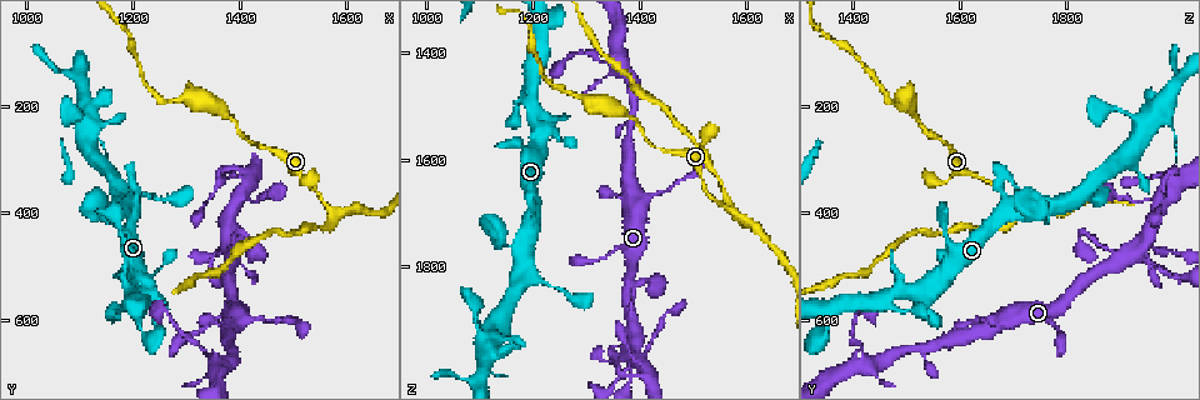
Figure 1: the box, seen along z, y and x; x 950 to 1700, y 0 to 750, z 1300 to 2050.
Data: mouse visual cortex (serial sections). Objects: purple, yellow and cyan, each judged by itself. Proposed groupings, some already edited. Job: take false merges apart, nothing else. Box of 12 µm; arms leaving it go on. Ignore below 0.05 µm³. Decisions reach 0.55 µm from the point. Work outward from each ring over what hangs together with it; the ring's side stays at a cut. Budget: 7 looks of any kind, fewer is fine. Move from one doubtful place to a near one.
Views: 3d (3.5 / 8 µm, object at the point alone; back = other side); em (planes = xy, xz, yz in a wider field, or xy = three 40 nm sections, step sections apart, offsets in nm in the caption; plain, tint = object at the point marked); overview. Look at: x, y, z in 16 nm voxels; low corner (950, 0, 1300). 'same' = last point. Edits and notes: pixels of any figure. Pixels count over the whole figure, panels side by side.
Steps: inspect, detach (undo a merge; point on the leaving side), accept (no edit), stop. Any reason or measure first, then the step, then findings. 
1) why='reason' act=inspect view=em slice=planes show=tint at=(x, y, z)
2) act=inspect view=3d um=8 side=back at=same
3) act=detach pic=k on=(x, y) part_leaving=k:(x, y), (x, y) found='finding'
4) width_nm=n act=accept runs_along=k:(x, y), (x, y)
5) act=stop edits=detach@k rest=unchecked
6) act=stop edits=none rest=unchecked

why='thick turns thin' act=inspect view=3d um=3.5 side=back at=(1570, 400, 1695)

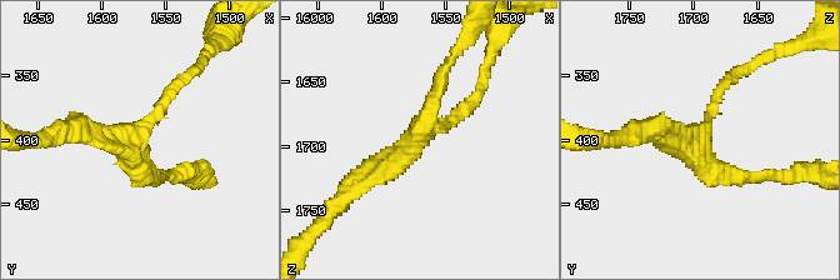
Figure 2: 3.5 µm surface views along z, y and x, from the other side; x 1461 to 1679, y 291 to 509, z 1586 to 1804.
arms=3 arm_widths_nm=150,200,250 why='now the EM' act=inspect view=em slice=xy step=5 show=tint at=(1572, 400, 1696)

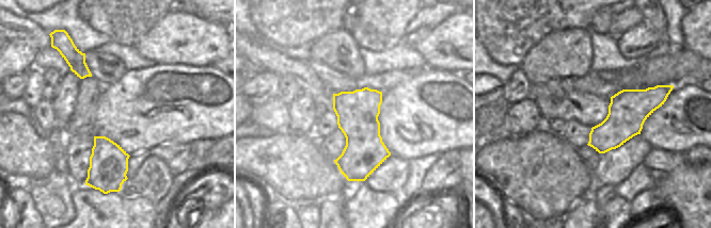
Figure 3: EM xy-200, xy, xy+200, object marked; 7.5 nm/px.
act=accept runs_along=2:(183, 79), (133, 151), (159, 175) found='one cell here'

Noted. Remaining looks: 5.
why='a narrow waist' act=inspect view=3d um=3.5 side=back at=(1395, 460, 1935)

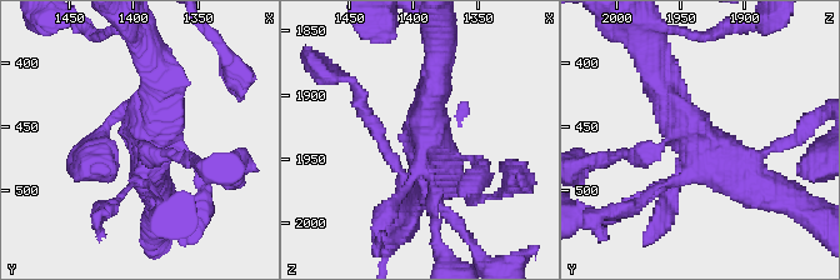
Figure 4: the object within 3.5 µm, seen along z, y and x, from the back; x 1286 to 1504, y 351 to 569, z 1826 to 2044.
why='shape alone is not enough' act=inspect view=em slice=xy step=3 show=tint at=(1390, 464, 1934)

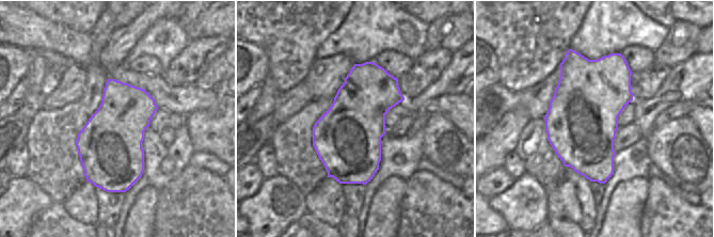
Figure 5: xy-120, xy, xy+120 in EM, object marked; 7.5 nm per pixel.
act=inspect view=em slice=xy step=1 show=tint at=same

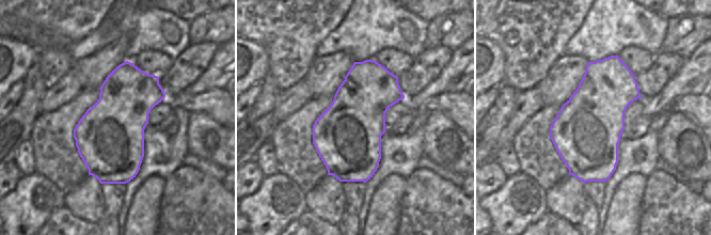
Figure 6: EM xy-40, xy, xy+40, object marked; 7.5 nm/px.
width_nm=500 act=accept runs_along=4:(765, 186), (710, 159), (656, 75) found='one cell here'

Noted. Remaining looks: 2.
act=stop edits=none rest=unchecked

